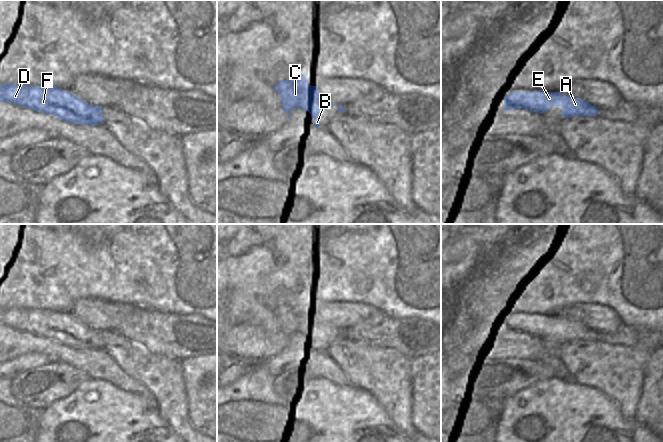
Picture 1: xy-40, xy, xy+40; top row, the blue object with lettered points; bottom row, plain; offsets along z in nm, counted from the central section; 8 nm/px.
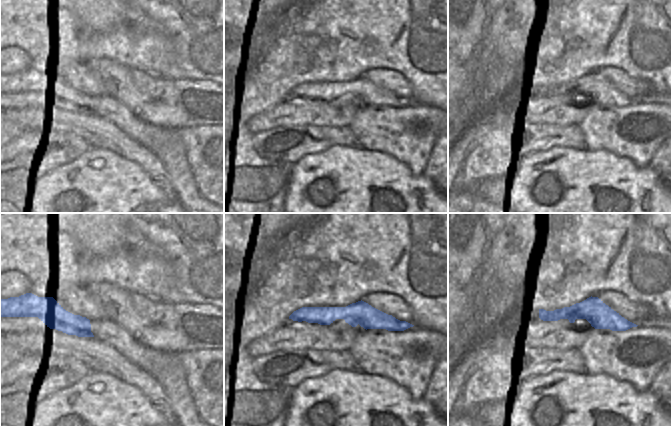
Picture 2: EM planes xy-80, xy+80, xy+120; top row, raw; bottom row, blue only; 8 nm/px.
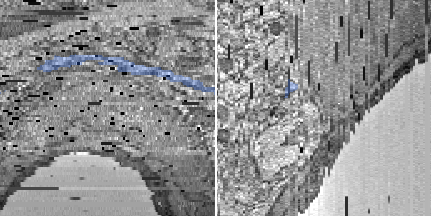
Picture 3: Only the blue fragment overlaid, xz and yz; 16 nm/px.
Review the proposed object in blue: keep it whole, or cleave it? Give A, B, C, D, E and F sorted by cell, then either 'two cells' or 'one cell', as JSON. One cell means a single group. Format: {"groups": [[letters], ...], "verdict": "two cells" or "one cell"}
{"groups": [["A", "B", "C", "D", "E", "F"]], "verdict": "one cell"}

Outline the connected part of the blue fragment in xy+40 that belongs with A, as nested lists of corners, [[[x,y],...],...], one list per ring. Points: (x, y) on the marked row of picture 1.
[[[511,92],[504,97],[504,110],[523,108],[541,114],[553,106],[562,107],[562,117],[598,116],[598,108],[581,98],[571,98],[559,92]]]

